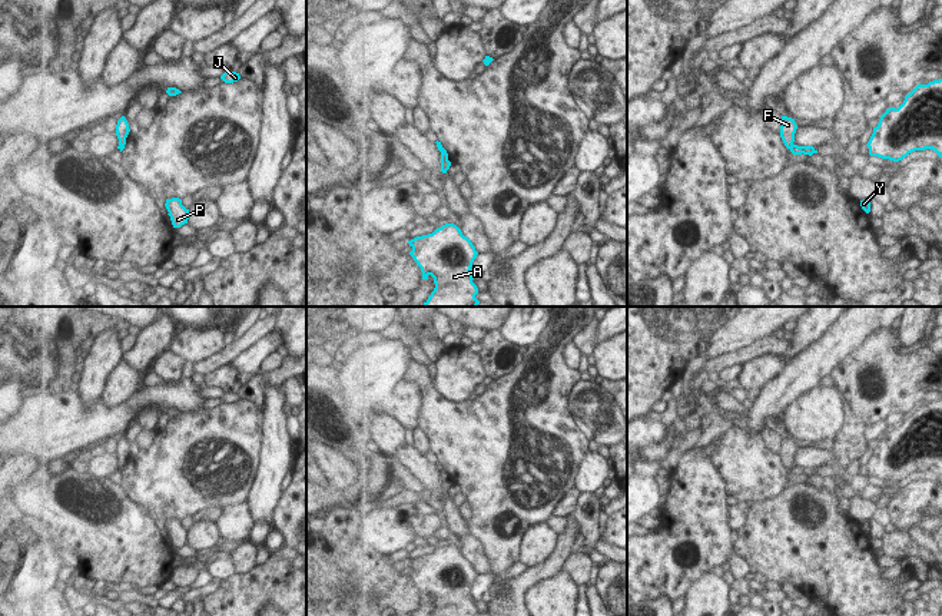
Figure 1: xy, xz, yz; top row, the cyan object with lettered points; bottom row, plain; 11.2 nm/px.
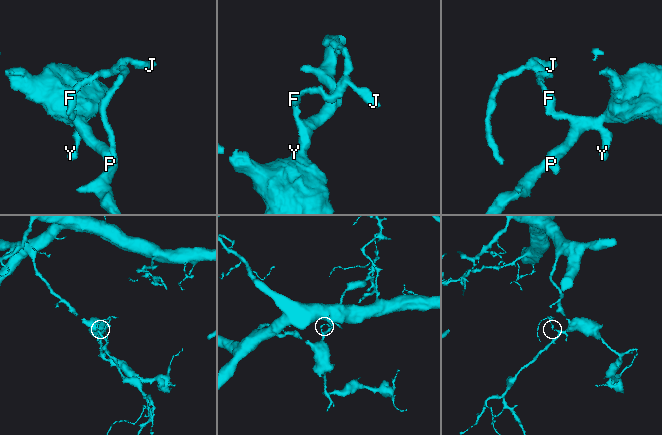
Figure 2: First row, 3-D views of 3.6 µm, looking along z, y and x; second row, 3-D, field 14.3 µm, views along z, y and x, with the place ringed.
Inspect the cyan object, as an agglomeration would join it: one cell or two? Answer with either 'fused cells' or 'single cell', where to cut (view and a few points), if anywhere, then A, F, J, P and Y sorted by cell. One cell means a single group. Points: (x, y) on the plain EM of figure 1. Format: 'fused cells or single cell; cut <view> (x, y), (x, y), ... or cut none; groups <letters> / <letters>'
fused cells; cut yz (792, 464), (789, 469); groups A P Y / F J

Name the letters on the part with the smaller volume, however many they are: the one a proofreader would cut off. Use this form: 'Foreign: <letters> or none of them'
Foreign: F, J

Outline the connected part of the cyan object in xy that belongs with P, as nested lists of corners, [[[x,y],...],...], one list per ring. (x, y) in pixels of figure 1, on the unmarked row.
[[[166,520],[165,527],[169,533],[167,536],[170,537],[173,549],[180,549],[182,546],[188,544],[189,530],[182,526],[182,520]]]

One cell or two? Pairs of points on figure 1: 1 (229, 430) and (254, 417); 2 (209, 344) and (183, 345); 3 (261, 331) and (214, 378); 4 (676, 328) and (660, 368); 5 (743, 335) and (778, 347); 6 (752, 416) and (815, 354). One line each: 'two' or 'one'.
1: one
2: one
3: two
4: one
5: two
6: one

